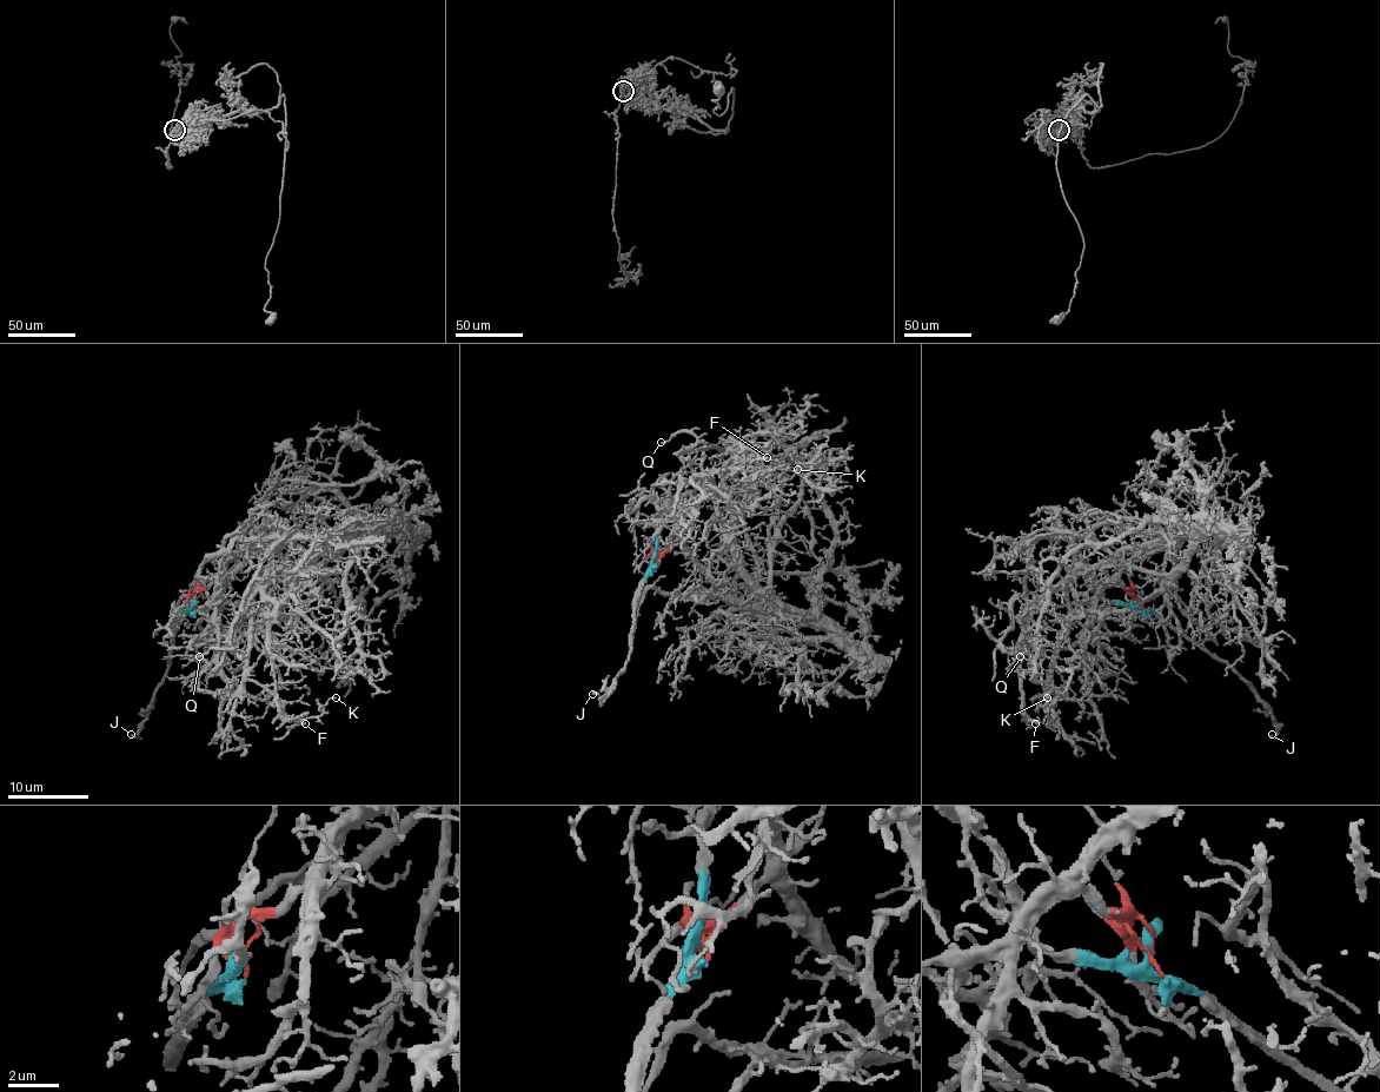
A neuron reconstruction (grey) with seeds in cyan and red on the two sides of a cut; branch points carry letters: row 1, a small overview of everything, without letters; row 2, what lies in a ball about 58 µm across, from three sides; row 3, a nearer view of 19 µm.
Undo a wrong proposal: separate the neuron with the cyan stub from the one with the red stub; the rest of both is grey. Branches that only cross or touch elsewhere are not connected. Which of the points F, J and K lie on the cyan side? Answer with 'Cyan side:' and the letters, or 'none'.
Cyan side: J

